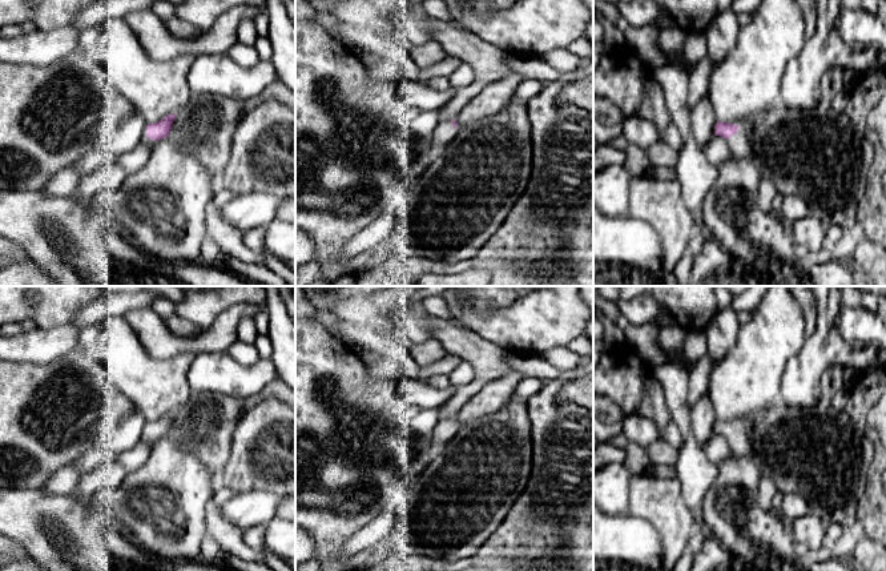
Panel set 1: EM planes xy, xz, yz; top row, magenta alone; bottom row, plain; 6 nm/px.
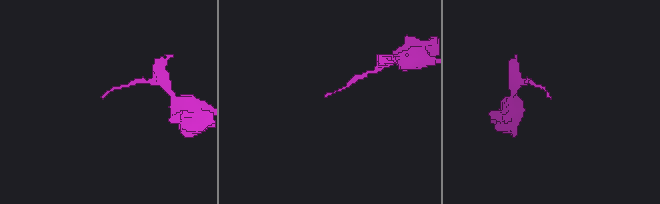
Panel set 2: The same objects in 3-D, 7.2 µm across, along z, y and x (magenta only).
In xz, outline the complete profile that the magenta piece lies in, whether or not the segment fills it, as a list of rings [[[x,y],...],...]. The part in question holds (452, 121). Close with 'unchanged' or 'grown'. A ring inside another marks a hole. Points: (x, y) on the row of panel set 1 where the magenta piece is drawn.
[[[456,117],[452,120],[439,121],[432,132],[432,142],[435,146],[446,148],[460,132],[462,125]]]; grown

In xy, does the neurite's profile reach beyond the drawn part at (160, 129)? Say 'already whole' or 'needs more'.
needs more

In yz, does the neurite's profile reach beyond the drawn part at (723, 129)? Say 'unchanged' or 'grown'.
grown

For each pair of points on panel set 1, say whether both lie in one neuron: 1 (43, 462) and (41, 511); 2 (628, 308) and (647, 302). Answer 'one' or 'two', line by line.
1: two
2: one

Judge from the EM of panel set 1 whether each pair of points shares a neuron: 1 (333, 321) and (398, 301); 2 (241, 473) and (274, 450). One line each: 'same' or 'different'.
1: different
2: same

